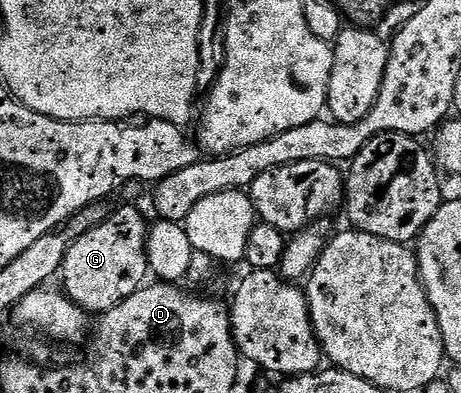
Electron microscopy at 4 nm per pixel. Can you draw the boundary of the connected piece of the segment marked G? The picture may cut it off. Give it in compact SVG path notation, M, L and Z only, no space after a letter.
M122 206L115 209L109 218L106 218L96 228L84 232L76 241L70 243L68 252L64 256L64 264L60 271L60 286L68 297L81 310L91 316L97 316L124 304L128 296L147 285L150 265L146 255L146 240L148 237L148 221L134 206Z

